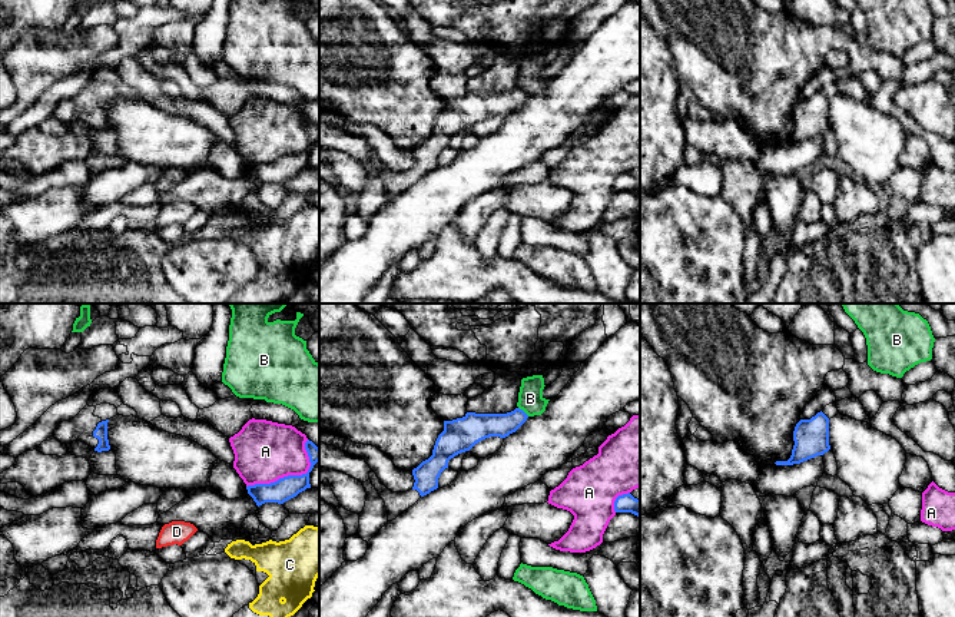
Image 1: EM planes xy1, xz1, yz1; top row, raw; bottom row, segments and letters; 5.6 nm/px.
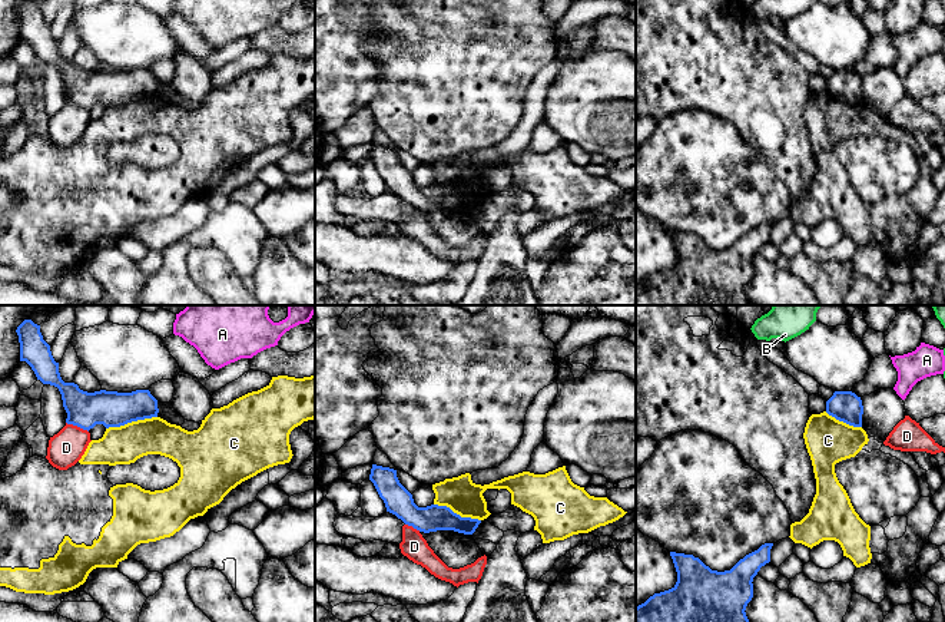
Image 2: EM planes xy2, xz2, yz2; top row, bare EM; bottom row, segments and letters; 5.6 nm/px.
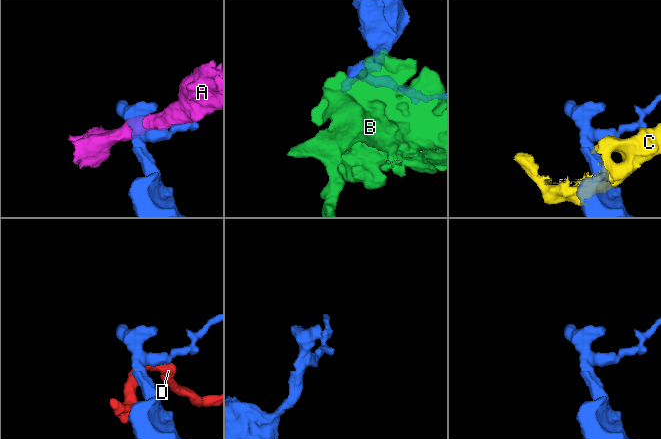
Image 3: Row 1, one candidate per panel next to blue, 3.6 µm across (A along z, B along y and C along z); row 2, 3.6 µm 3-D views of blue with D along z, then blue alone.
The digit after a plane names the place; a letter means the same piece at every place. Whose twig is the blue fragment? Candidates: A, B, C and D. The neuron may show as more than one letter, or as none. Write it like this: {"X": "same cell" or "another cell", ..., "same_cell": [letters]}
{"A": "another cell", "B": "another cell", "C": "another cell", "D": "another cell", "same_cell": []}

